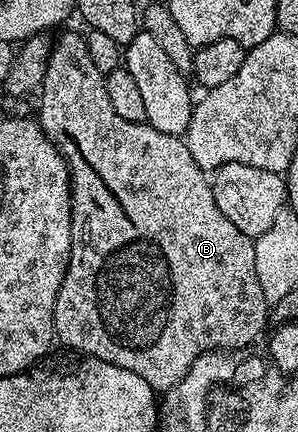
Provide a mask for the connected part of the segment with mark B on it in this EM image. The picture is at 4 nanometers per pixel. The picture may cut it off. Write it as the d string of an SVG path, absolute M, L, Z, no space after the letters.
M81 32L79 33L62 33L57 38L53 38L50 46L50 58L48 59L48 67L44 71L44 79L42 80L42 88L40 90L40 98L42 102L38 105L38 114L36 120L41 125L46 137L62 152L62 158L66 160L66 166L70 168L70 258L68 259L68 267L64 275L64 283L58 292L56 299L56 307L54 308L54 336L57 344L60 346L67 345L70 349L75 349L75 354L95 357L104 363L112 363L116 367L124 367L128 371L132 371L136 375L140 375L140 379L144 379L144 383L151 385L155 391L165 391L176 387L176 383L180 383L180 379L184 379L184 375L188 375L188 371L192 367L192 363L196 363L196 359L200 355L211 351L225 351L227 349L246 349L257 339L262 333L262 328L268 325L268 302L264 291L260 291L260 275L256 275L256 251L254 250L255 238L244 235L244 231L240 231L240 227L236 227L236 223L232 223L232 219L228 219L228 215L224 215L224 211L220 211L220 207L216 207L216 199L214 198L214 187L211 178L208 176L207 170L202 169L196 159L192 159L192 151L188 151L185 140L182 137L173 137L164 131L156 131L150 125L140 121L129 121L121 115L116 115L116 110L112 107L112 102L108 99L108 87L106 86L106 78L101 71L92 63L92 59L88 56L88 47L86 46L86 38Z

